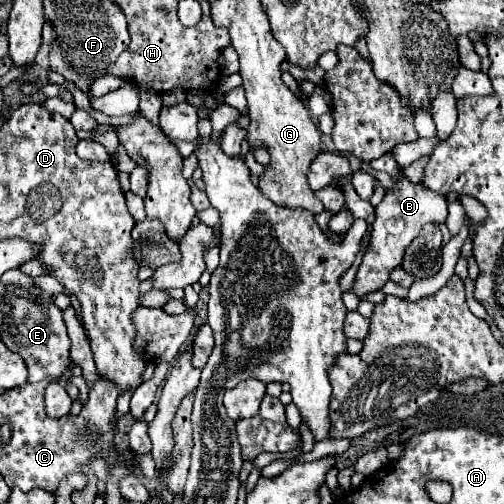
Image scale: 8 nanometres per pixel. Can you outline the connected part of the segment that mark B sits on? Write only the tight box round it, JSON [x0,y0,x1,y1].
[353,179,447,299]

